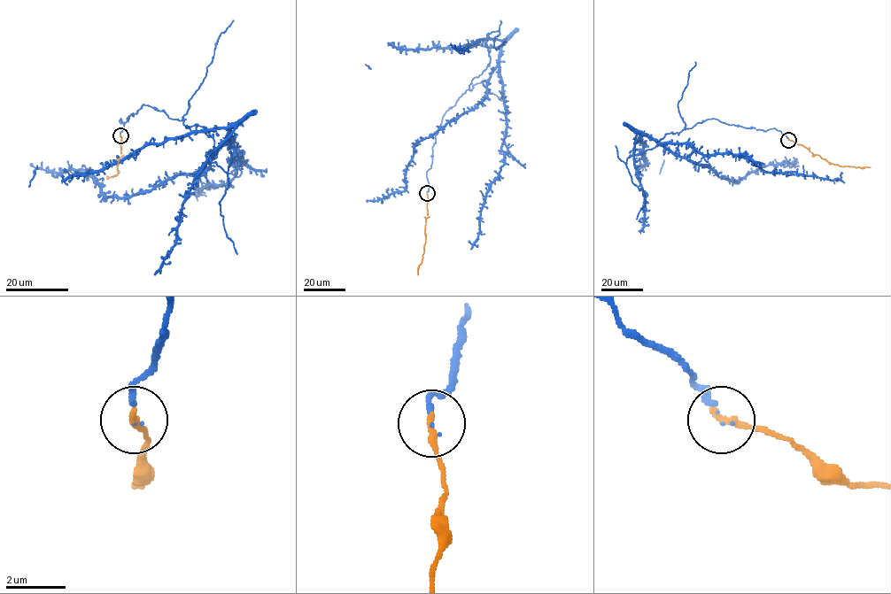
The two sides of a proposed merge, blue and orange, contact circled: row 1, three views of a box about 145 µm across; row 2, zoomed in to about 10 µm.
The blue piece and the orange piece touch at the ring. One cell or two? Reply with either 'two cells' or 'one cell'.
one cell

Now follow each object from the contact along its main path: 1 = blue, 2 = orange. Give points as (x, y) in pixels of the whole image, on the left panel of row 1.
1: (120, 136), (143, 104), (205, 127), (208, 158), (235, 127), (203, 171), (126, 197), (84, 170), (29, 164)
2: (120, 136), (123, 155), (118, 158), (119, 171), (112, 177), (106, 177)

